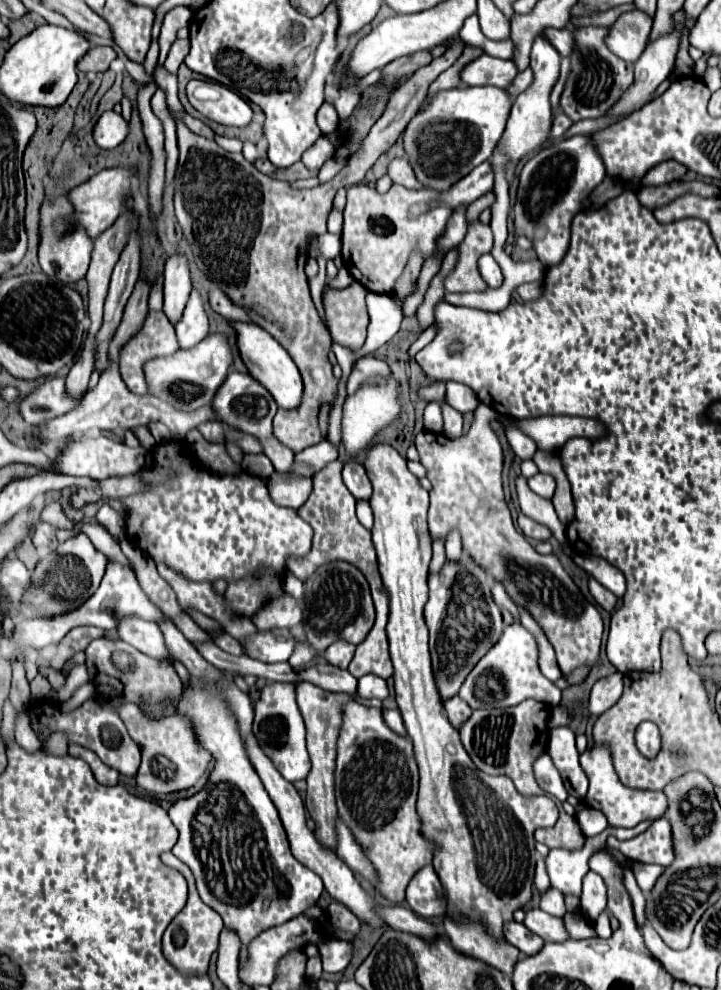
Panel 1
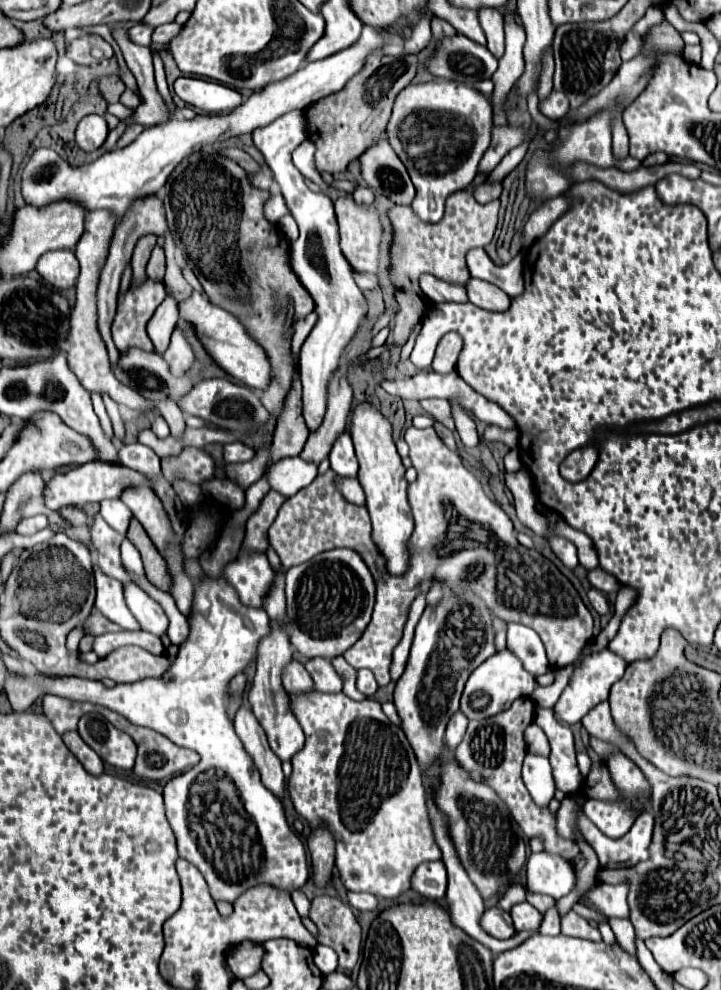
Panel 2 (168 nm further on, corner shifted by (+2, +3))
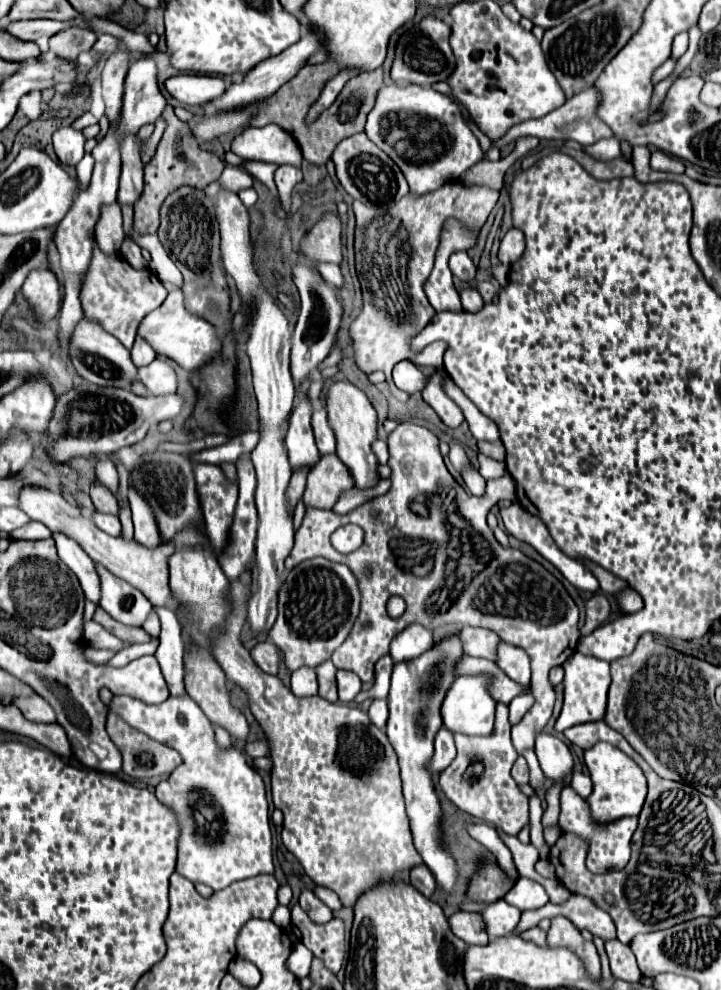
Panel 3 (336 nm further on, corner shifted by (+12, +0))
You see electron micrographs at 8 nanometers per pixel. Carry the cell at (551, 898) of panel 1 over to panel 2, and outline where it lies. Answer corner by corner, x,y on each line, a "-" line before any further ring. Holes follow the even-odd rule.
552,906
552,908
546,910
544,922
540,926
540,934
550,934
550,936
560,934
560,914
558,914
556,906

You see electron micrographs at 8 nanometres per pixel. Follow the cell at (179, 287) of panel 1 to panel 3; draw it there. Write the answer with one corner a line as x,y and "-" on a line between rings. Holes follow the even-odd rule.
136,337
136,343
130,349
130,357
132,357
132,363
136,367
144,367
144,365
150,365
150,361
156,359
156,353
148,343
144,343
140,337

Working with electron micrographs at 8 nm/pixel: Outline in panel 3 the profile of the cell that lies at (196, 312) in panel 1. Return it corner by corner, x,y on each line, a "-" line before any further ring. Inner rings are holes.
154,359
150,365
140,367
140,383
146,385
150,395
168,395
176,391
176,373
164,359

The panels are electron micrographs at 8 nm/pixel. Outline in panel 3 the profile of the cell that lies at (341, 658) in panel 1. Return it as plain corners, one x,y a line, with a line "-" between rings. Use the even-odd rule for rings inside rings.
324,661
322,665
316,667
318,675
318,697
324,697
326,701
336,703
338,693
336,693
336,667
332,661

